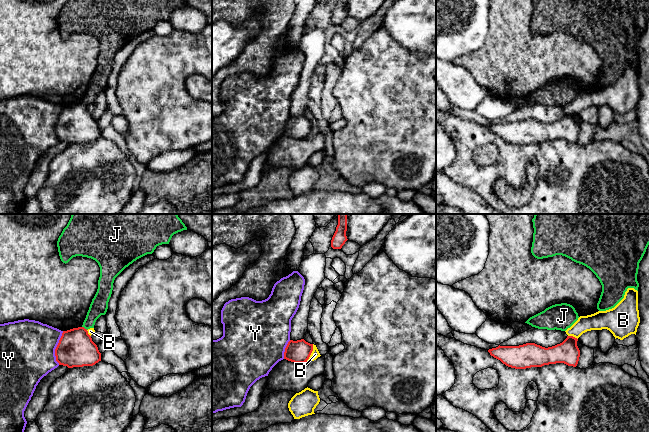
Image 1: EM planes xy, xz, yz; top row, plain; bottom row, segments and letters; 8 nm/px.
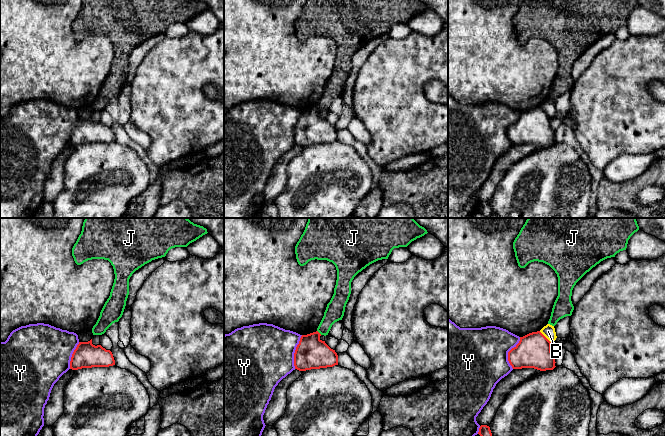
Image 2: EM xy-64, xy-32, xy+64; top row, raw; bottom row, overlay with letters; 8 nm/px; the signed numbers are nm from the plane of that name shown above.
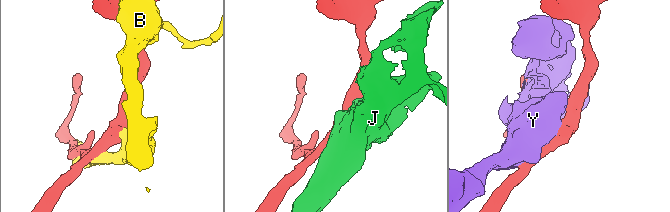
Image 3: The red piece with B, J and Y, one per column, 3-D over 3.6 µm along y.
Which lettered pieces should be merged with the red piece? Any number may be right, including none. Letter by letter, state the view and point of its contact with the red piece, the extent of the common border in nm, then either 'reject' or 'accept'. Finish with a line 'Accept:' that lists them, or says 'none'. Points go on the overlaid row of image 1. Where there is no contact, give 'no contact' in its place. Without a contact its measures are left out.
B: meets red in xz at (311, 352); contact 160 nm long; reject
J: meets red in xy at (84, 328); contact 50 nm long; reject
Y: meets red in xy at (56, 348); contact 280 nm long; reject
Accept: none

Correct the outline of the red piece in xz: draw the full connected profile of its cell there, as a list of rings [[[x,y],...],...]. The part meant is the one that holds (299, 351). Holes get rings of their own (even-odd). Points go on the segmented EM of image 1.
[[[304,339],[290,340],[285,348],[284,359],[294,363],[305,363],[313,351],[313,344]]]

